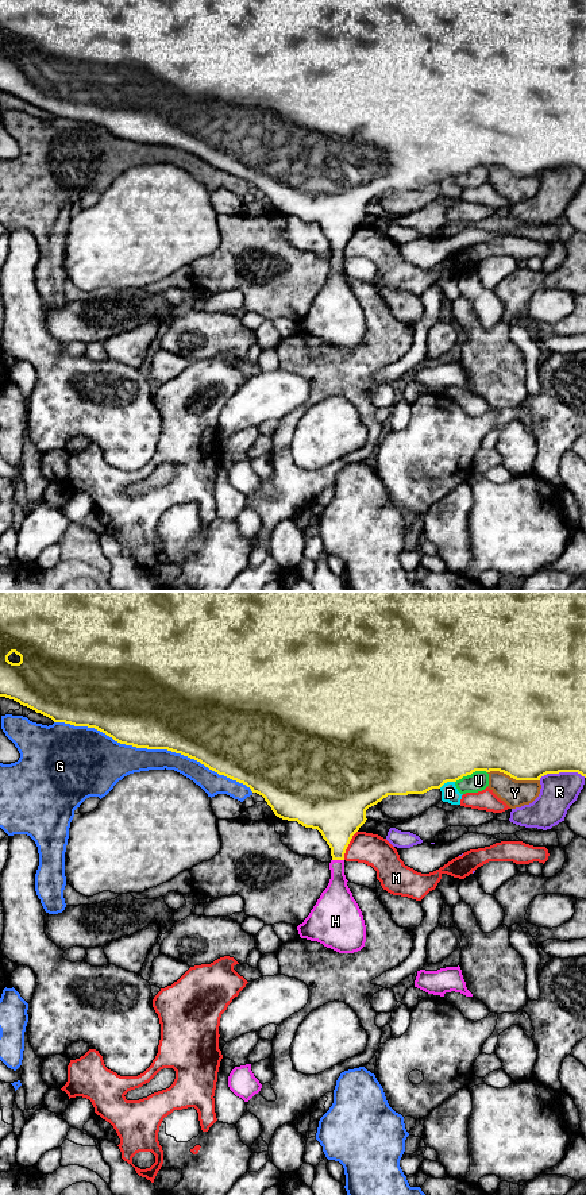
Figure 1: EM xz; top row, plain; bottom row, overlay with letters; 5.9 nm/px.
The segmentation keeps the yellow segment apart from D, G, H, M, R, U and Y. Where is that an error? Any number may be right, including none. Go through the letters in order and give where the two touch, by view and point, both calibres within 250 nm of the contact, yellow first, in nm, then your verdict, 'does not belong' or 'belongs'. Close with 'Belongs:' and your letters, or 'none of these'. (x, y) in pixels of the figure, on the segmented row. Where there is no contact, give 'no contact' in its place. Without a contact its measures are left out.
D: meets yellow in xz at (446, 782); 500 nm thick on the yellow side, 100 nm on the other; does not belong
G: meets yellow in xz at (154, 748); 500 nm thick on the yellow side, 220 nm on the other; does not belong
H: meets yellow in xz at (338, 859); 280 nm thick on the yellow side, 200 nm on the other; belongs
M: meets yellow in xz at (347, 845); 360 nm thick on the yellow side, 190 nm on the other; does not belong
R: meets yellow in xz at (562, 771); 480 nm thick on the yellow side, 220 nm on the other; does not belong
U: meets yellow in xz at (470, 774); 500 nm thick on the yellow side, 120 nm on the other; does not belong
Y: meets yellow in xz at (513, 778); 480 nm thick on the yellow side, 160 nm on the other; does not belong
Belongs: H

